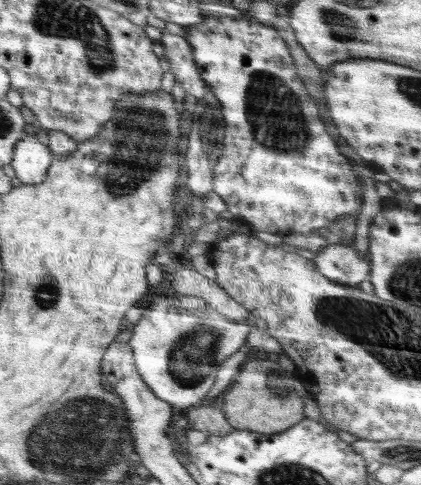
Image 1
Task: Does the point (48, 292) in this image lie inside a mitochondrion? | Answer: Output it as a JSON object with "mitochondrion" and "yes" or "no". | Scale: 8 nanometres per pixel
{"mitochondrion":"yes"}

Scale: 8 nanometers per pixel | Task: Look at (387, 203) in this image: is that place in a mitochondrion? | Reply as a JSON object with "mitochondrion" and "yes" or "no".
{"mitochondrion":"no"}

